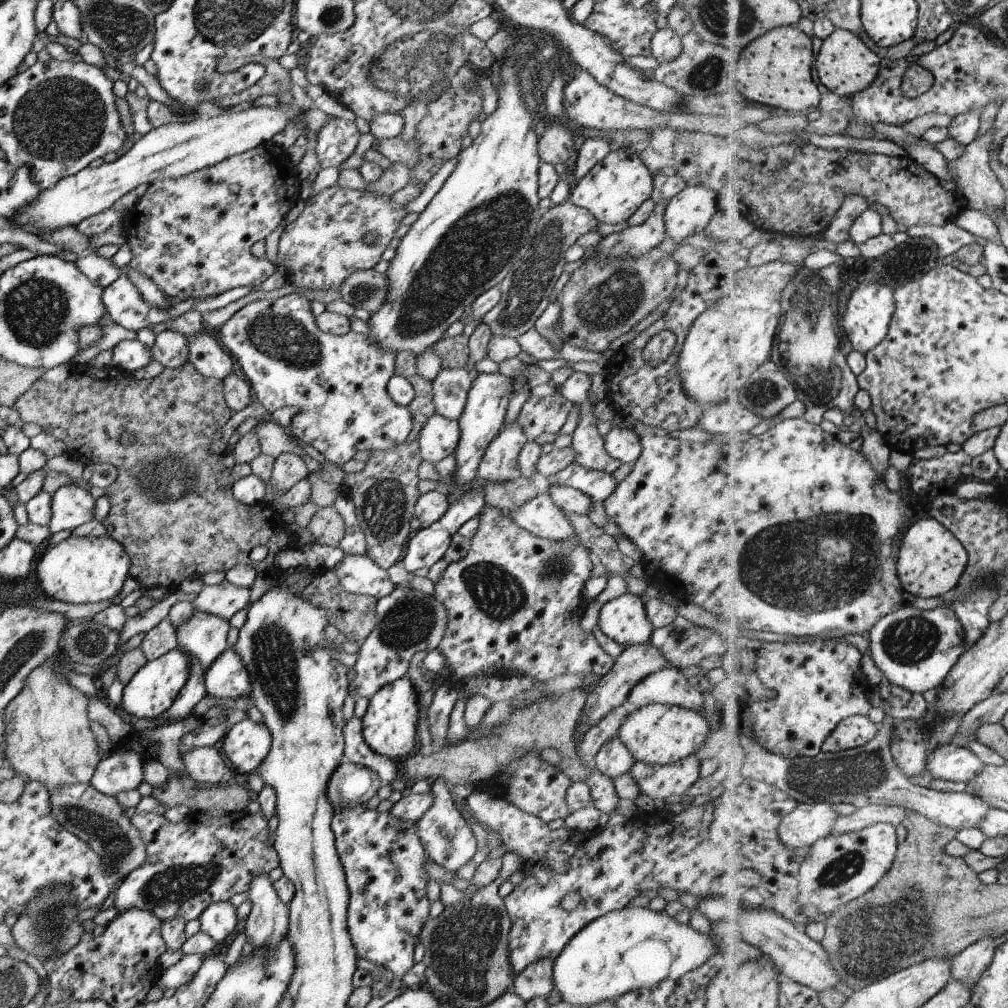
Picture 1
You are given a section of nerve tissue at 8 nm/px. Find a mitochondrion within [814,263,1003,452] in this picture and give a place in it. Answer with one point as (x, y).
(911, 354)

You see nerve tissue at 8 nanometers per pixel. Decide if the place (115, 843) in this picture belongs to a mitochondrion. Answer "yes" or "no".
yes

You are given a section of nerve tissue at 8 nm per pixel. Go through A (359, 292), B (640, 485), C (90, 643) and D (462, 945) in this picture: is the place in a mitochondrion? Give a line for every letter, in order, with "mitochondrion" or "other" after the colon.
A: mitochondrion
B: other
C: mitochondrion
D: mitochondrion

